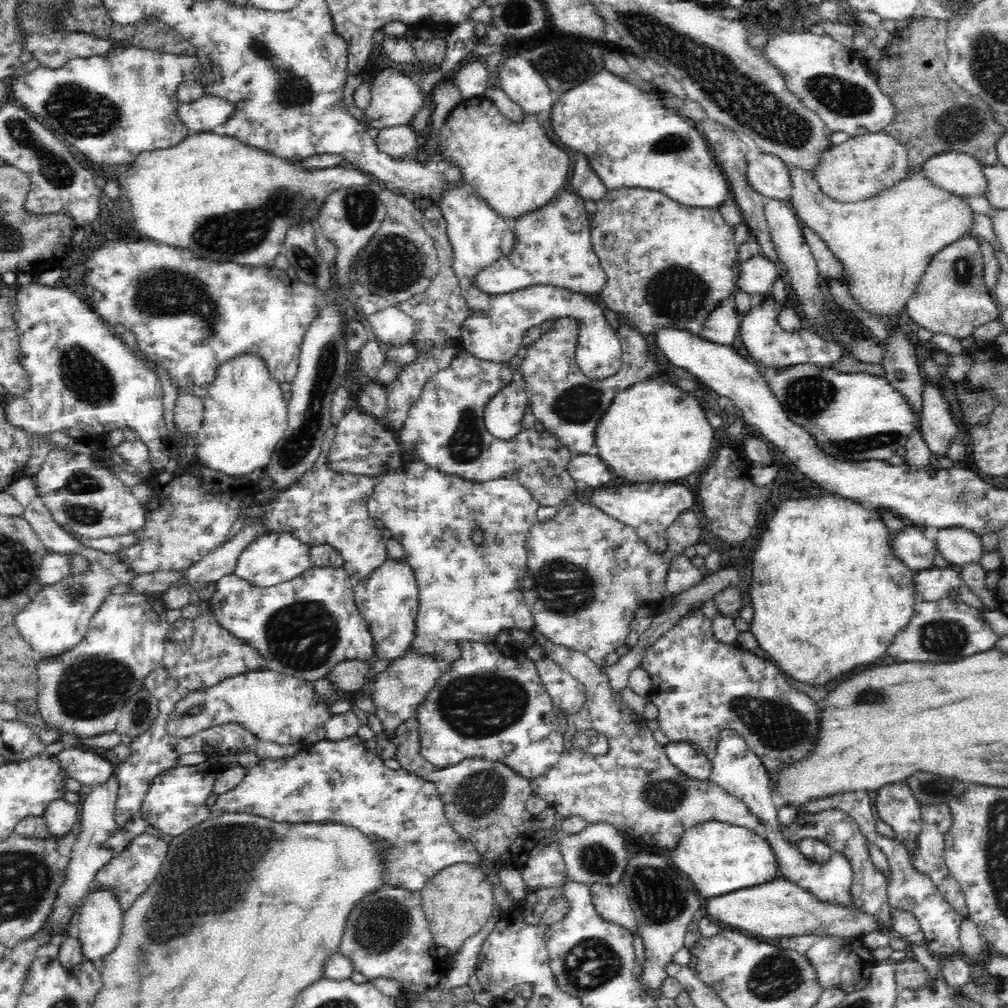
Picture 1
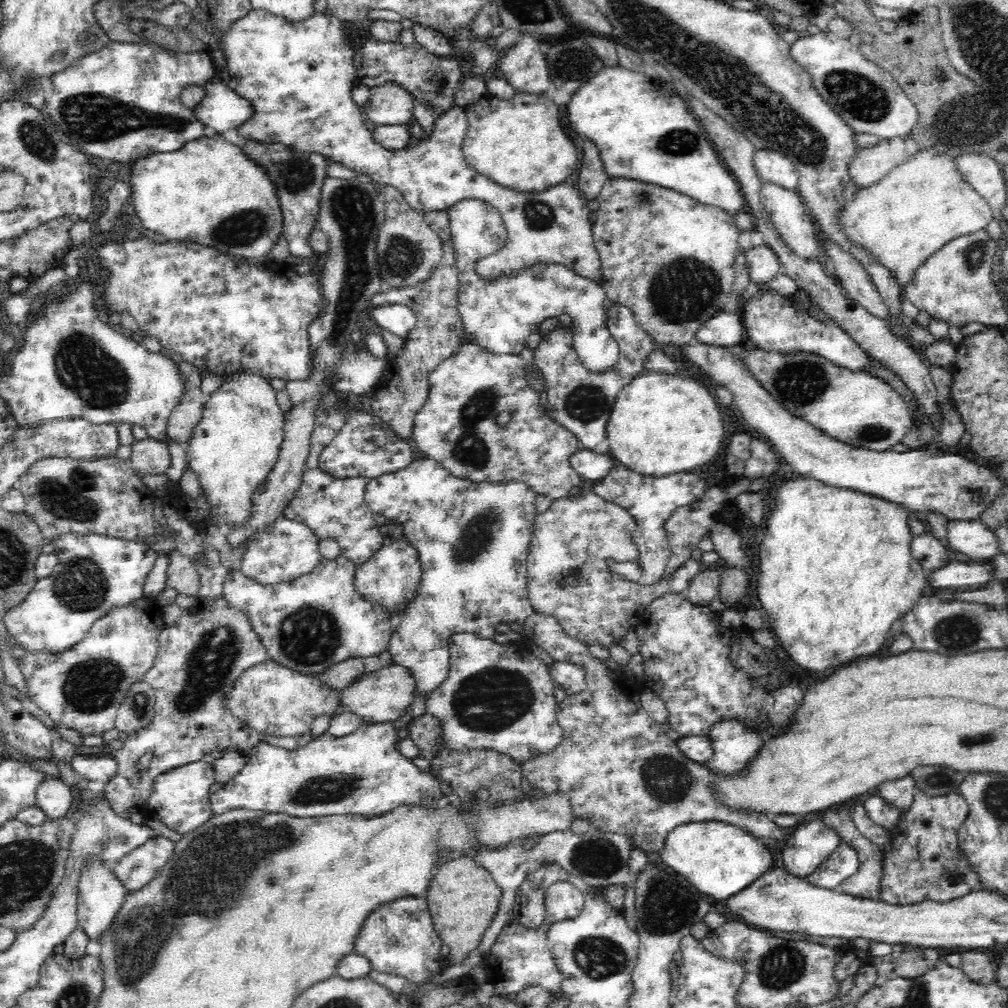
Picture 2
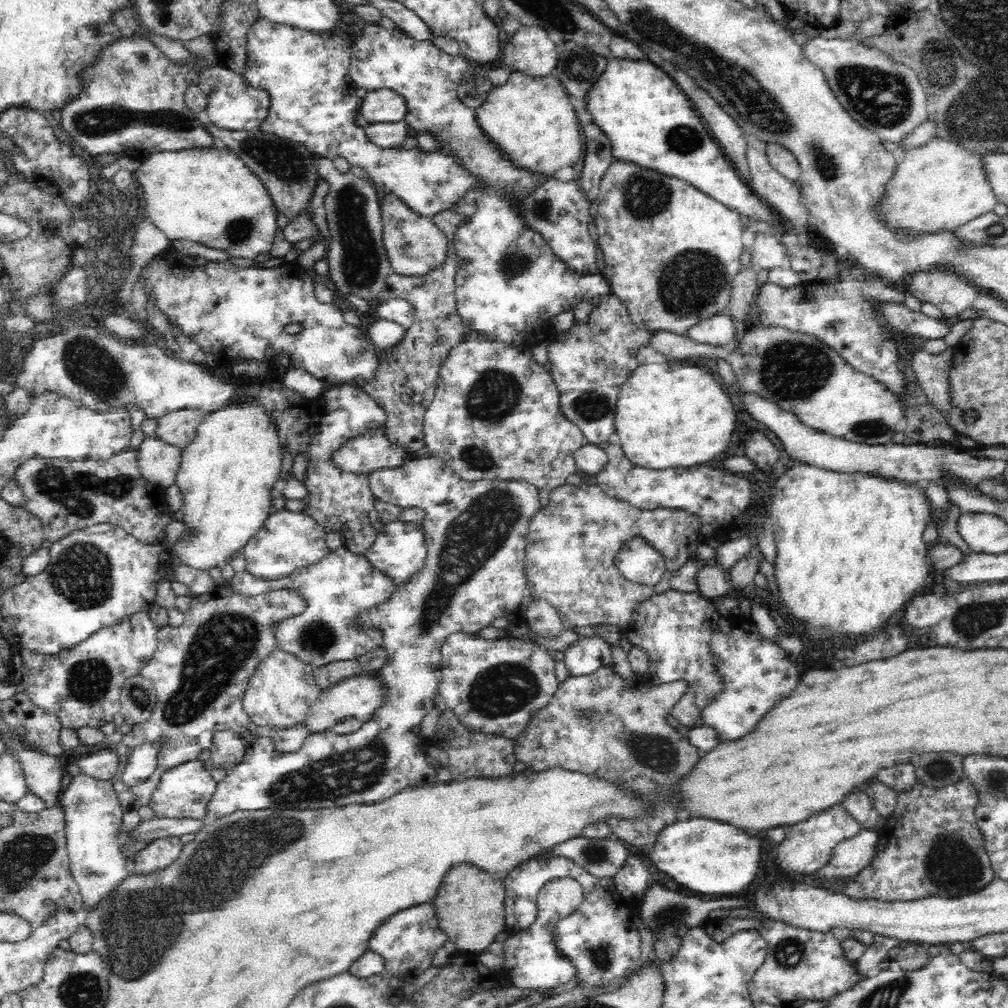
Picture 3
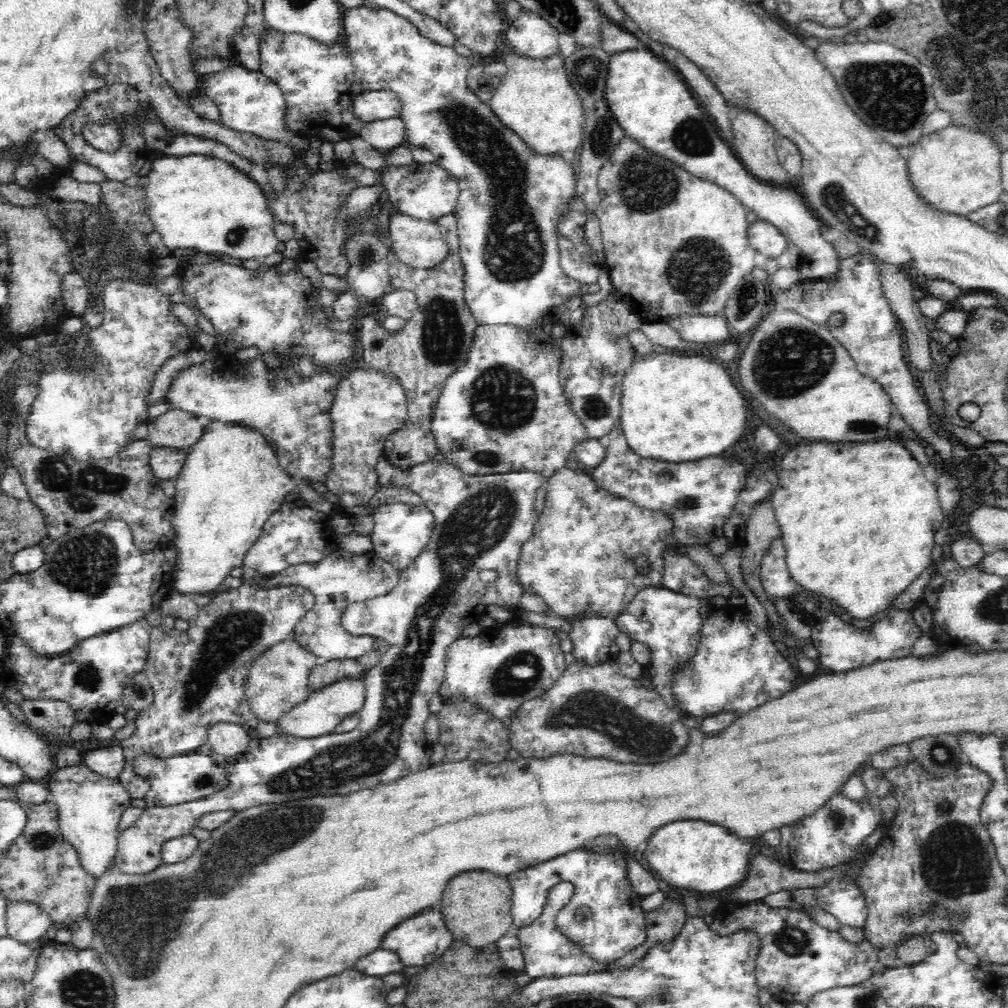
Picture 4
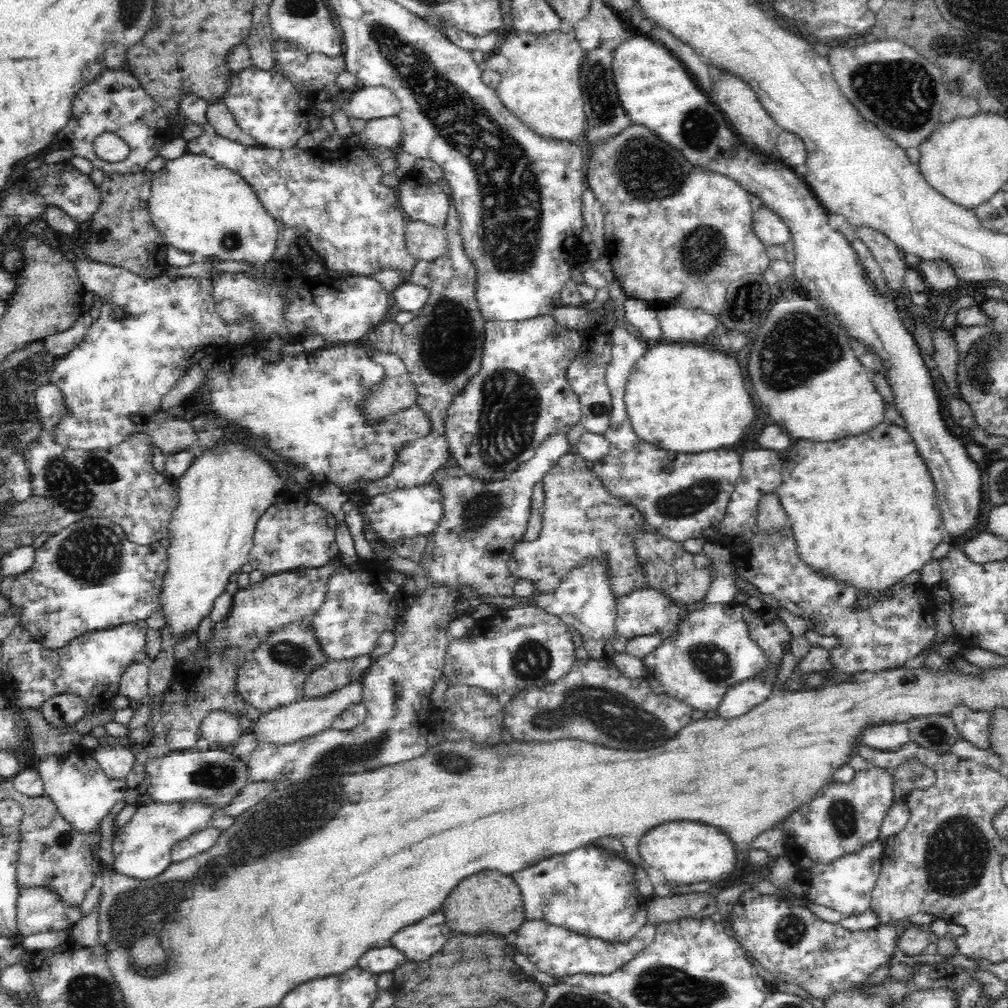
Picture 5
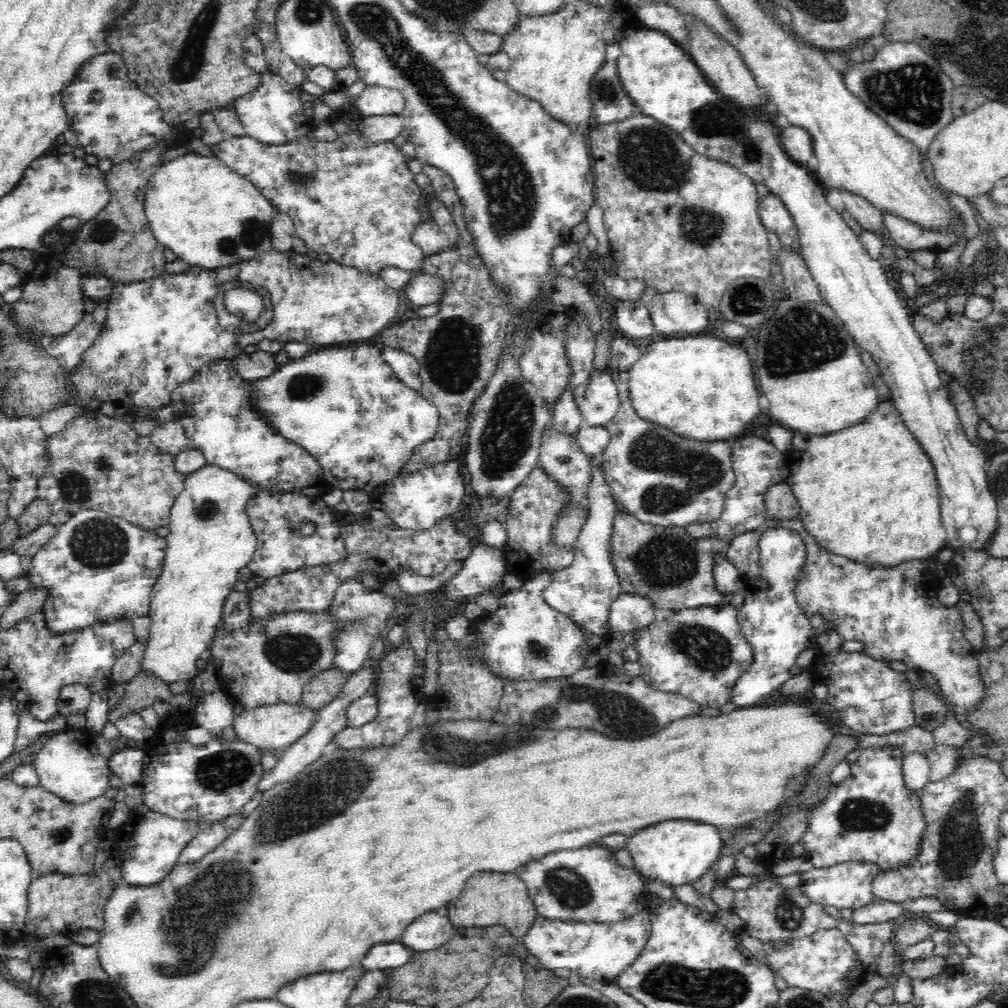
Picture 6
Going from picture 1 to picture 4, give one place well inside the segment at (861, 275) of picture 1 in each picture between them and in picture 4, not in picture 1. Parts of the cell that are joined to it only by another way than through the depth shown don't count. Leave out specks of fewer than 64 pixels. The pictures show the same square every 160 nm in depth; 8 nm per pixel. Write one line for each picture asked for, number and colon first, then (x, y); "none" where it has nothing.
2: (920, 205)
3: (940, 185)
4: (958, 169)

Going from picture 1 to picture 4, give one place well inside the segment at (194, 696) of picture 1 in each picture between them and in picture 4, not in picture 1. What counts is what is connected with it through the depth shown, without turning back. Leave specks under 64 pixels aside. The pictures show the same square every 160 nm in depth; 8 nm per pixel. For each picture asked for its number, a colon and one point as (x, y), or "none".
2: (270, 697)
3: (279, 693)
4: (277, 680)

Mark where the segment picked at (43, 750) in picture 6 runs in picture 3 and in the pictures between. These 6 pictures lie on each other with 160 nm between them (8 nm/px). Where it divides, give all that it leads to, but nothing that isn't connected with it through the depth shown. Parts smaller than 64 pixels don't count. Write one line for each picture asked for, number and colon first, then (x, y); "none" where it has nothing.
3: (92, 810)
4: (90, 806)
5: (76, 782)

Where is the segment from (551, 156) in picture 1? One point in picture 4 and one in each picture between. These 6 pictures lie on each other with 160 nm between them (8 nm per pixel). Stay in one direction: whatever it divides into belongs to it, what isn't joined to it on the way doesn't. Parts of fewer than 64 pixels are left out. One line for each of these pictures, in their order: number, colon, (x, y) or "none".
2: (520, 142)
3: (533, 119)
4: (536, 100)

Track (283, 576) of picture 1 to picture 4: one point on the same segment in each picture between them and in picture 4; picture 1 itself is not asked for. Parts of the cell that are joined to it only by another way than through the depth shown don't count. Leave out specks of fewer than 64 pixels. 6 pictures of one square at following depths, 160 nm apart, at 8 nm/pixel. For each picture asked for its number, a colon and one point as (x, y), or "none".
2: (286, 549)
3: (288, 540)
4: (298, 535)

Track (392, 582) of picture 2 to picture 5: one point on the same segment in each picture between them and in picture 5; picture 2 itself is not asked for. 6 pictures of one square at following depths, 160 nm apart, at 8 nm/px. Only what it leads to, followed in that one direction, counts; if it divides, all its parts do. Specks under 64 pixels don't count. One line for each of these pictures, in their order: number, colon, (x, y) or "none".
3: (399, 548)
4: (401, 530)
5: (404, 512)

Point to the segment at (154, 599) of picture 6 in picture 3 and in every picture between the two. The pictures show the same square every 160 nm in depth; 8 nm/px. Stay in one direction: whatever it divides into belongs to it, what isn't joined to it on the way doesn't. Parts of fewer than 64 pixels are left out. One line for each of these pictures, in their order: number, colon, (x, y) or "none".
3: (227, 473)
4: (231, 483)
5: (211, 531)

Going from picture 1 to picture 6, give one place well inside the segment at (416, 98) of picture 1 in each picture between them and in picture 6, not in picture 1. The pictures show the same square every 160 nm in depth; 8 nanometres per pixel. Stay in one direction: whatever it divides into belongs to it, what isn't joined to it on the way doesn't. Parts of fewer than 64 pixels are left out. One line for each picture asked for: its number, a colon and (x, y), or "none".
2: (387, 104)
3: (386, 105)
4: (367, 106)
5: (367, 103)
6: (375, 100)

